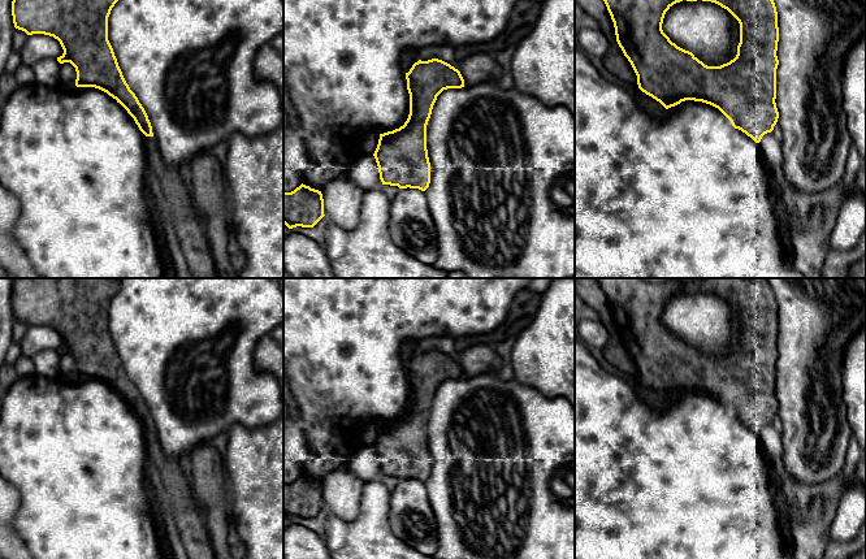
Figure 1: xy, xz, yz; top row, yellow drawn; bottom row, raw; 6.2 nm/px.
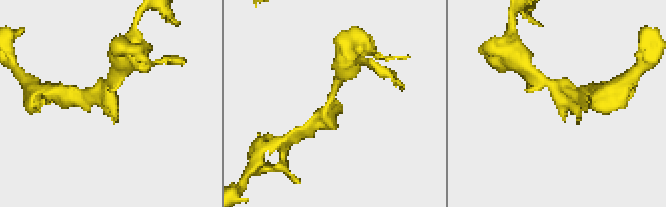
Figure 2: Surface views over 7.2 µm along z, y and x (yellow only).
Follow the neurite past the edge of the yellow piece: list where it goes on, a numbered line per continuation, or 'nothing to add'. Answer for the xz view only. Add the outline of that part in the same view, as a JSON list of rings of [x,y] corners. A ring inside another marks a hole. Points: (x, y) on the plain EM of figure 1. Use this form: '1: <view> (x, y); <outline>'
nothing to add

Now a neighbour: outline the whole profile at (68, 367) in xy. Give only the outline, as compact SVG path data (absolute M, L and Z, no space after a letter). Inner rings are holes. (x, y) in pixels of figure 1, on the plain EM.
M70 354L61 355L60 377L64 382L75 380L77 363Z

